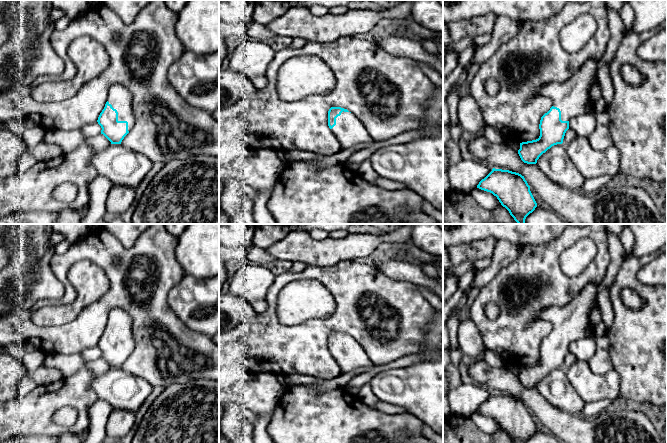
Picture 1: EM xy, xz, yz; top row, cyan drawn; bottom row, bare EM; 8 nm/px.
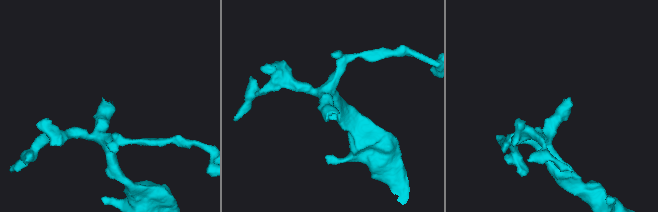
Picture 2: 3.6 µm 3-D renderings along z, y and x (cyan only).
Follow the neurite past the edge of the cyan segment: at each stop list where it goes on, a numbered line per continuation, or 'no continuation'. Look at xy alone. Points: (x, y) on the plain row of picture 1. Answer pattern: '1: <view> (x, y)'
1: xy (120, 322)

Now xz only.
1: xz (349, 355)

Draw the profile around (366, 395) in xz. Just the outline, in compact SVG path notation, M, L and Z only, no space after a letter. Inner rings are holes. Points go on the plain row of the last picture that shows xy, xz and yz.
M368 383L364 384L361 387L361 390L358 394L358 398L367 406L375 408L379 401L379 399L375 396L375 394L372 392L370 386Z

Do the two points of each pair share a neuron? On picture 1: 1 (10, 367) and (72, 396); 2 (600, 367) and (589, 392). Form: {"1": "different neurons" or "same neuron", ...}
{"1": "different neurons", "2": "different neurons"}

